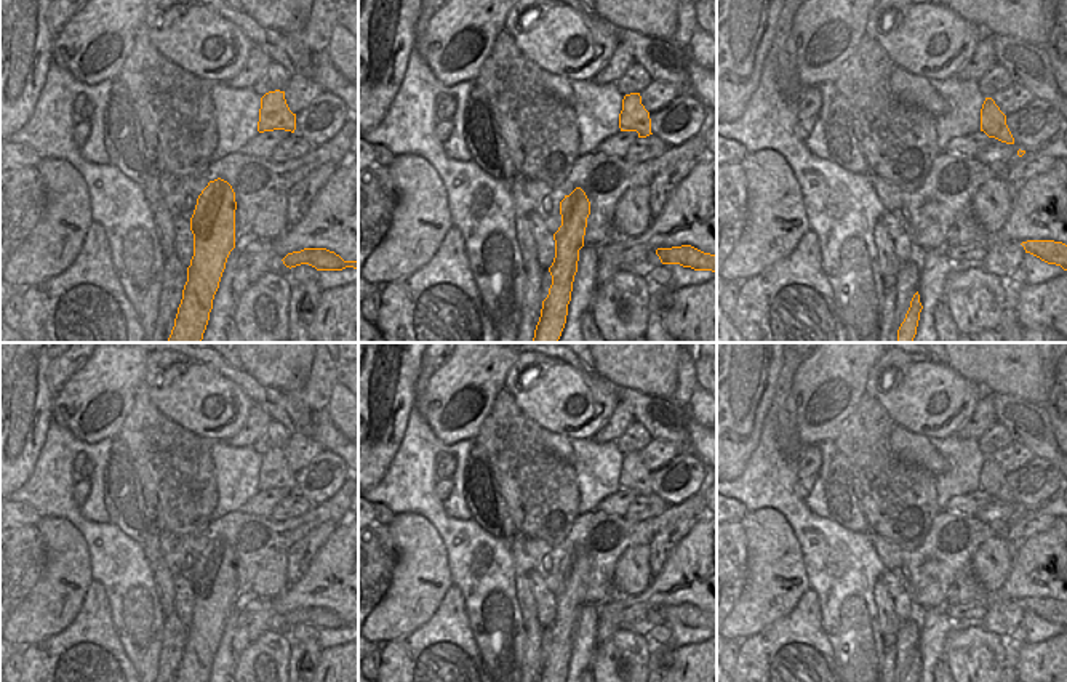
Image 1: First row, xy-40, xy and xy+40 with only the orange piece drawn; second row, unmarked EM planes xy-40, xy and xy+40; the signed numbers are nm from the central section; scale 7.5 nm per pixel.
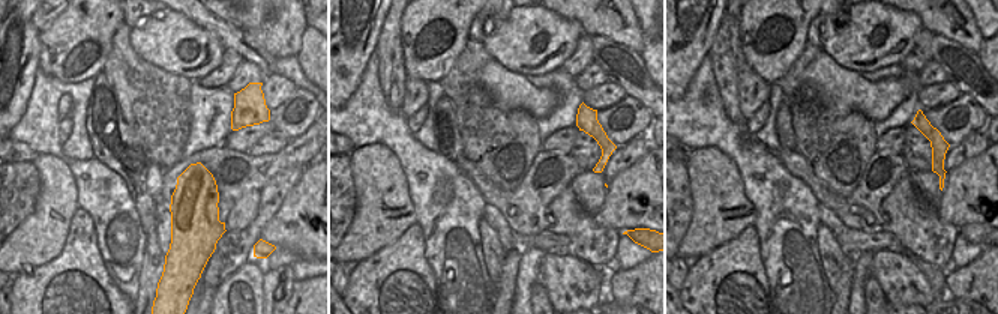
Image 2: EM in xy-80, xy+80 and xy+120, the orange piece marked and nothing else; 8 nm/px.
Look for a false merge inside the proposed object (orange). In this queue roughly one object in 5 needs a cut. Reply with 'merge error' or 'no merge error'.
no merge error

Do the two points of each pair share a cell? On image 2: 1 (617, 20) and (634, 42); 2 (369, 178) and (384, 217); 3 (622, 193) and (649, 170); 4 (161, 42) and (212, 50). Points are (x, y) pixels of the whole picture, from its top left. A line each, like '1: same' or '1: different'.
1: same
2: same
3: same
4: same

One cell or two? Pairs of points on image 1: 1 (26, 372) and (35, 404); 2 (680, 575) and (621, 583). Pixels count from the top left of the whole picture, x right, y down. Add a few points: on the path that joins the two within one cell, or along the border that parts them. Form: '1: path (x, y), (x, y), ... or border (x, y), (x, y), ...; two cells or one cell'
1: path (26, 380), (27, 396); one cell
2: border (653, 577), (634, 596), (618, 597); two cells

